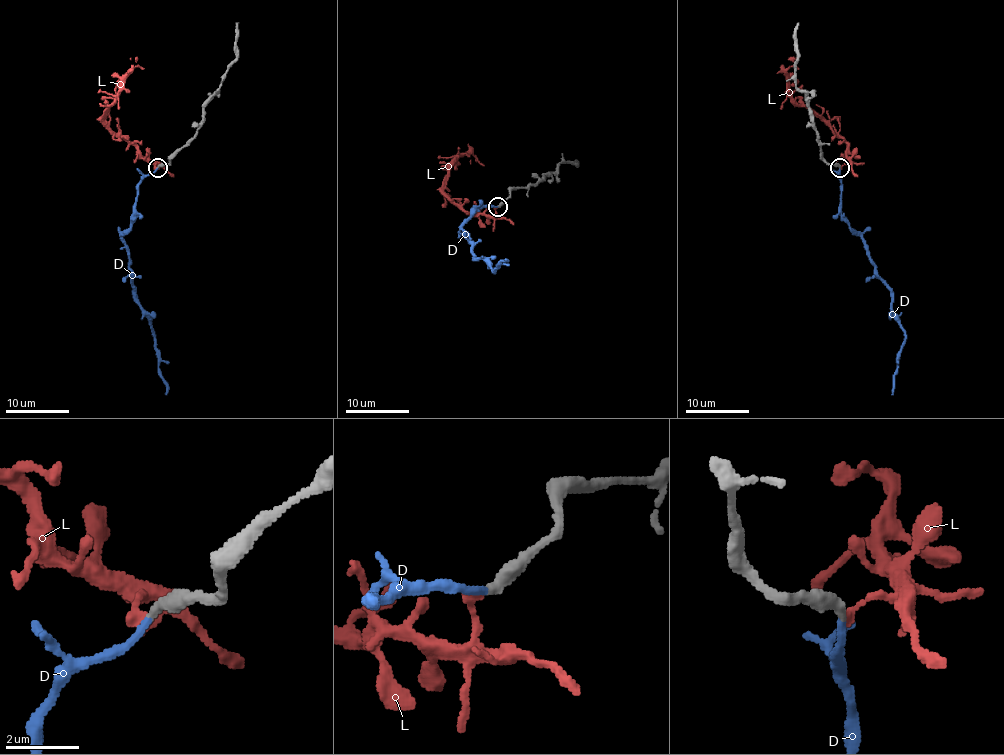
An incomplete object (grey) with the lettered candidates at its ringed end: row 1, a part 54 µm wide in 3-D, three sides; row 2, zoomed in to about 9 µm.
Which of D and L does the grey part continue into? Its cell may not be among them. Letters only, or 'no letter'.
D

